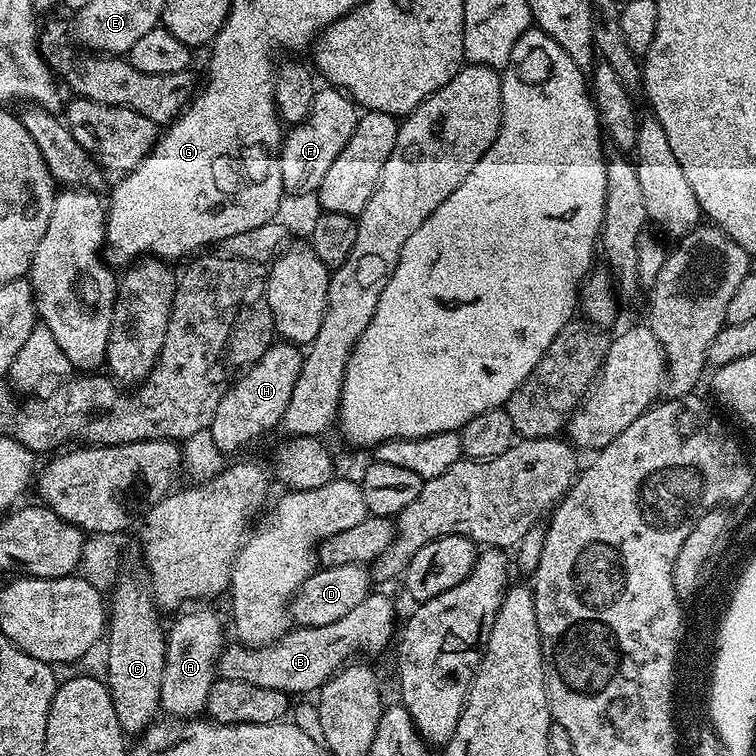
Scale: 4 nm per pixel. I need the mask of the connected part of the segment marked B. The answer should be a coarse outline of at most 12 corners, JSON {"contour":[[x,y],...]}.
{"contour":[[379,590],[330,626],[232,642],[220,676],[312,692],[355,652],[380,652],[396,608]]}

